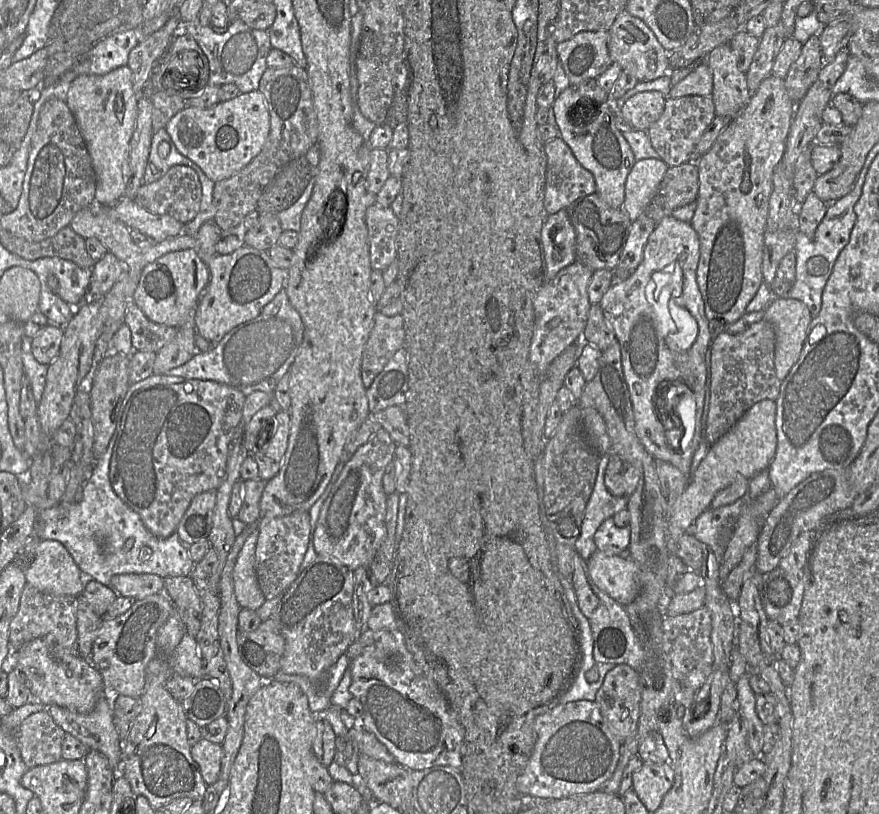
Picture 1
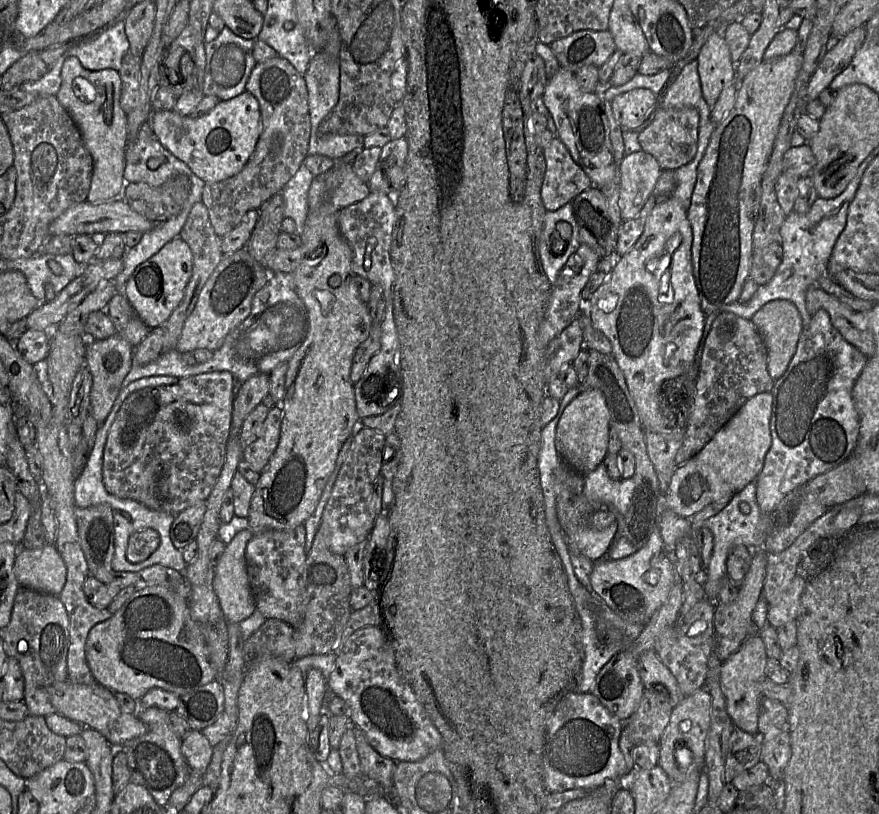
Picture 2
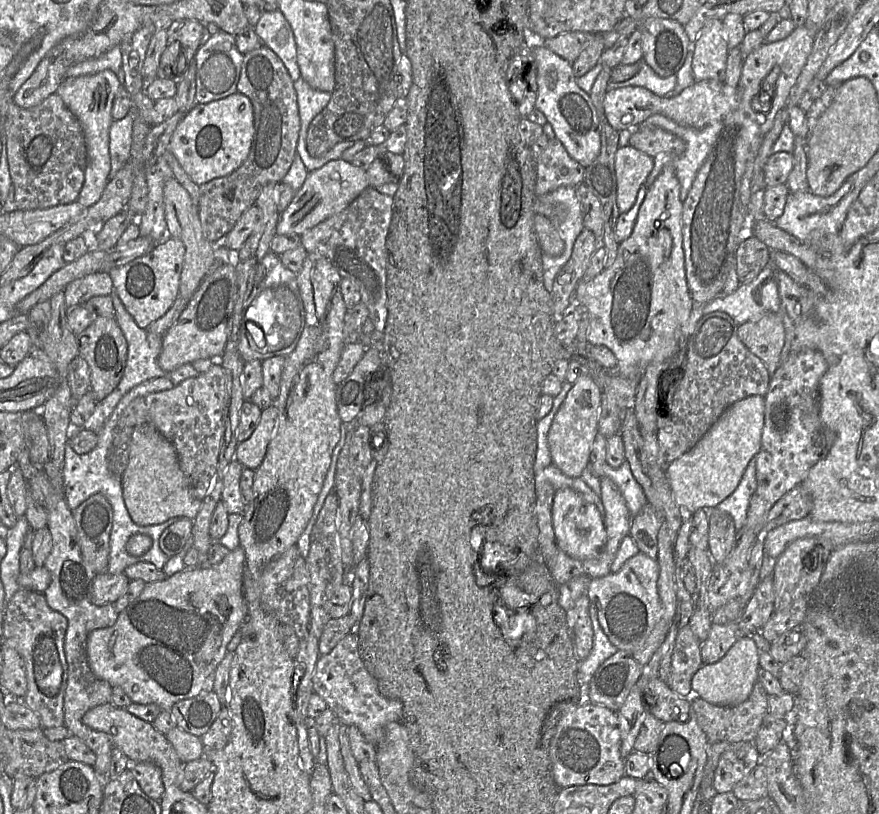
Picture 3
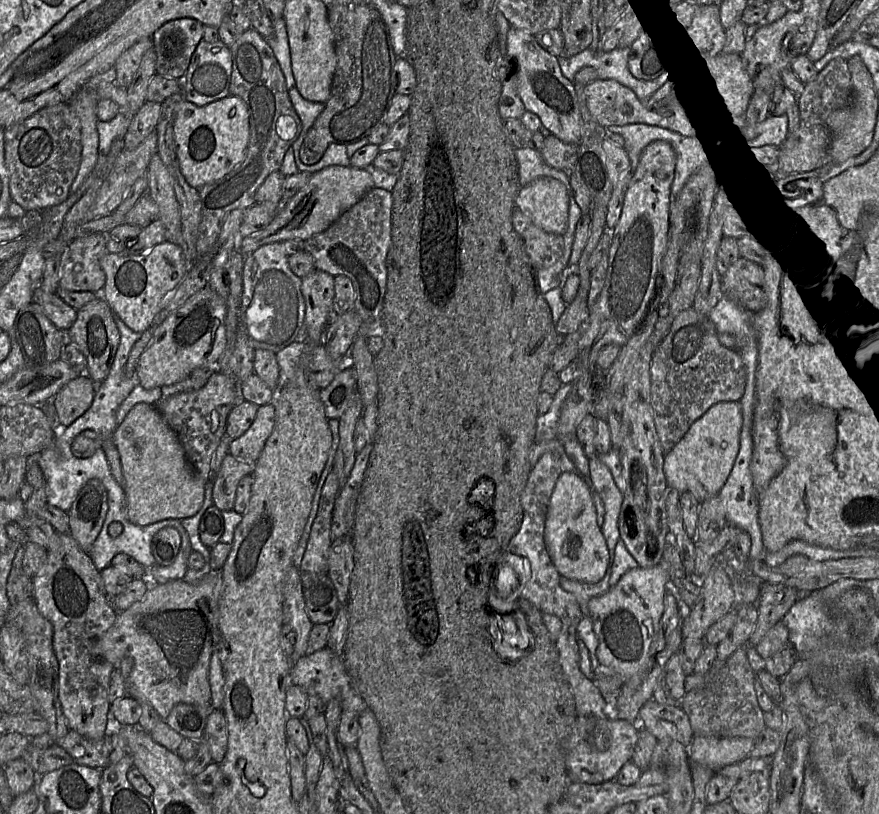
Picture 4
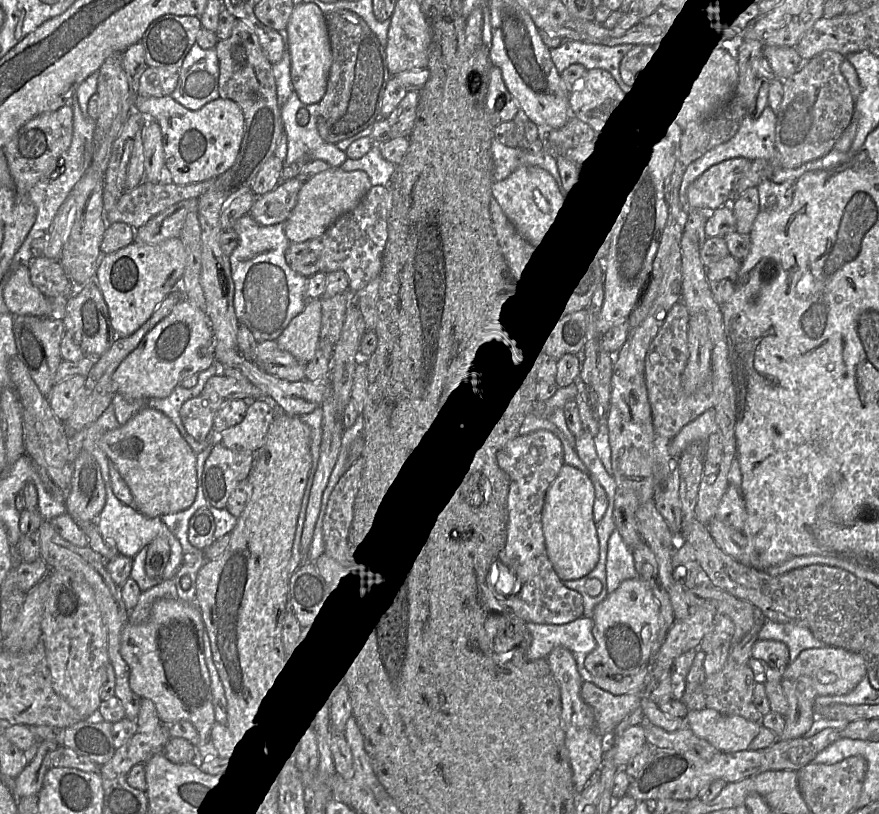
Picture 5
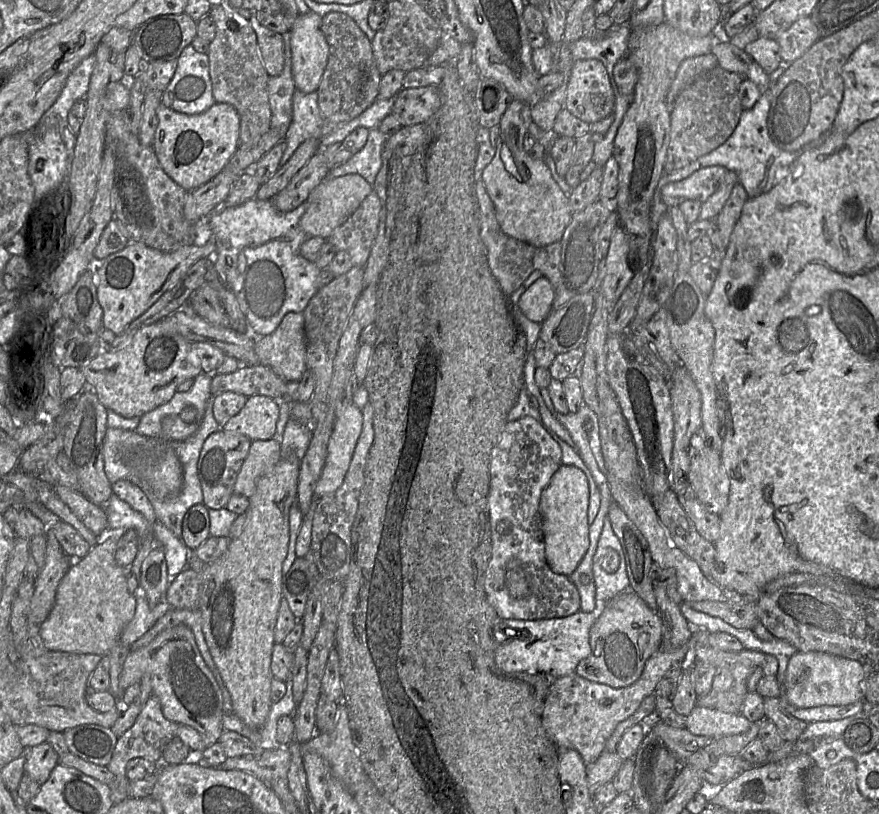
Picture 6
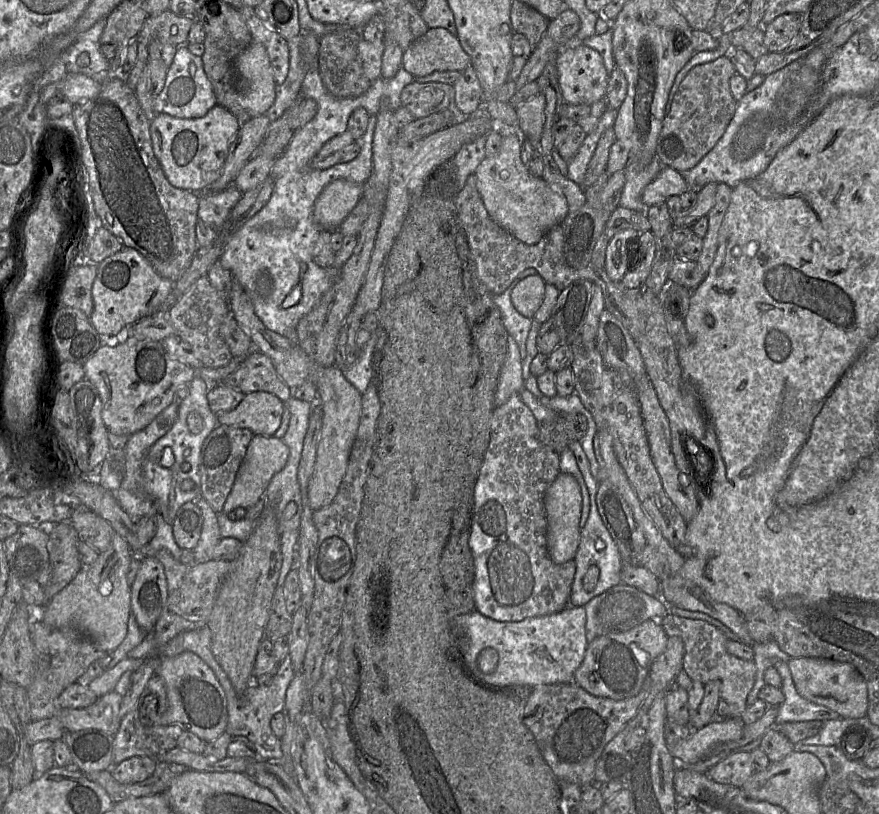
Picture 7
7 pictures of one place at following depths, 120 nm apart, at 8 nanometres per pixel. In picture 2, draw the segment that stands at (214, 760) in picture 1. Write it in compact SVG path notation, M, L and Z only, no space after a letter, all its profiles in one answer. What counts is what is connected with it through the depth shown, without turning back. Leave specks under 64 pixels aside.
M190 730L182 739L181 751L196 775L204 775L209 767L214 747L202 732Z

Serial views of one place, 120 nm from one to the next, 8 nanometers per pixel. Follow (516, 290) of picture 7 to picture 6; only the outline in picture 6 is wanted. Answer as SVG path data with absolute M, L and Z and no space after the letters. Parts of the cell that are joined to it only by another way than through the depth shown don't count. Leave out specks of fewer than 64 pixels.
M544 275L531 284L518 301L522 313L530 320L543 323L552 312L555 288Z

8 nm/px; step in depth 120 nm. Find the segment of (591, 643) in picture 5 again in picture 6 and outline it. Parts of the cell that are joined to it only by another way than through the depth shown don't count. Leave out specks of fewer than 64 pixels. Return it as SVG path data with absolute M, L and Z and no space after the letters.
M578 612L560 618L550 618L541 620L520 620L520 619L501 619L498 629L513 628L522 633L522 637L511 635L511 631L507 632L506 636L511 637L510 640L505 640L505 643L498 645L494 653L494 663L496 668L505 673L528 672L545 673L552 678L558 678L570 675L575 672L578 663L591 653L590 646L590 630L598 617L594 612Z

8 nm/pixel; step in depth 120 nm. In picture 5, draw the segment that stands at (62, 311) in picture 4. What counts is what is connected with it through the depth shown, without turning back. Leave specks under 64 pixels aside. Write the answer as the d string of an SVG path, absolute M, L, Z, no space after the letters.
M27 266L19 267L8 274L3 297L9 313L13 316L48 317L50 315L50 299L32 283Z

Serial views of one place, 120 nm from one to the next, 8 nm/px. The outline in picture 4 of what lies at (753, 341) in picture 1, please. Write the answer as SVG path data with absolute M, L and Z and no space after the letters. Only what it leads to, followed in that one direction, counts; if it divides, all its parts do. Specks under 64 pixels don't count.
M693 307L675 316L668 334L653 353L650 373L652 415L665 454L674 448L691 425L713 405L739 401L744 394L747 380L747 368L740 354L724 346L719 340L713 321L708 316L698 314Z

